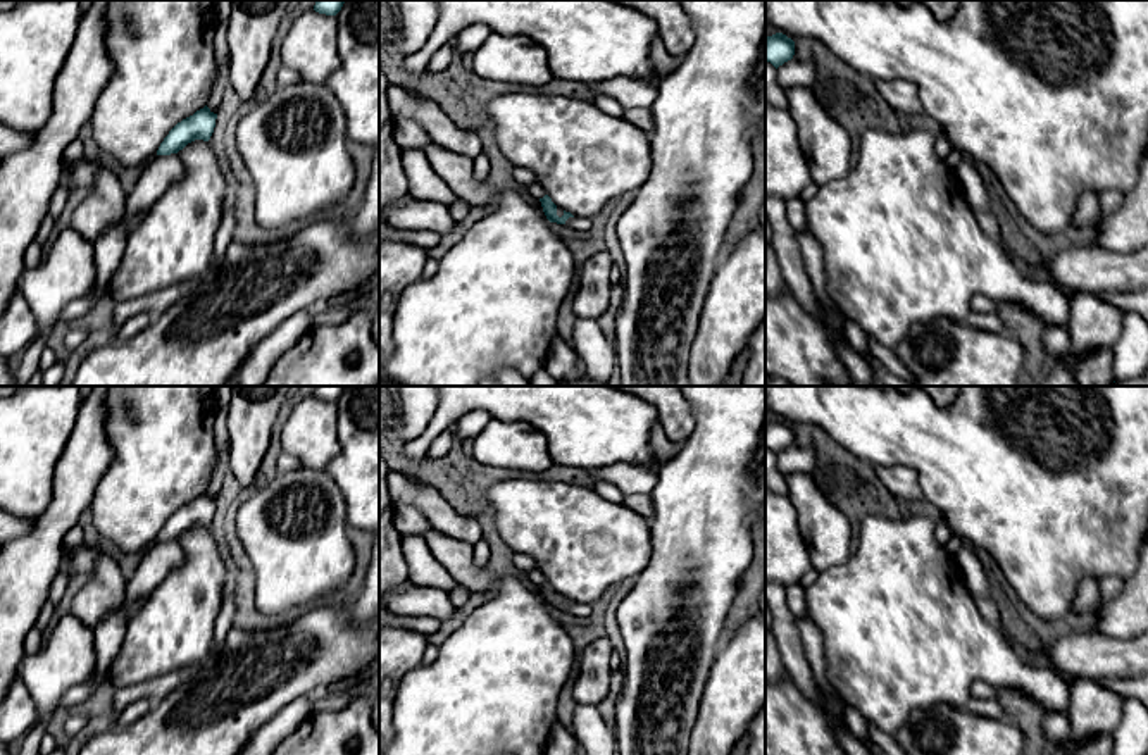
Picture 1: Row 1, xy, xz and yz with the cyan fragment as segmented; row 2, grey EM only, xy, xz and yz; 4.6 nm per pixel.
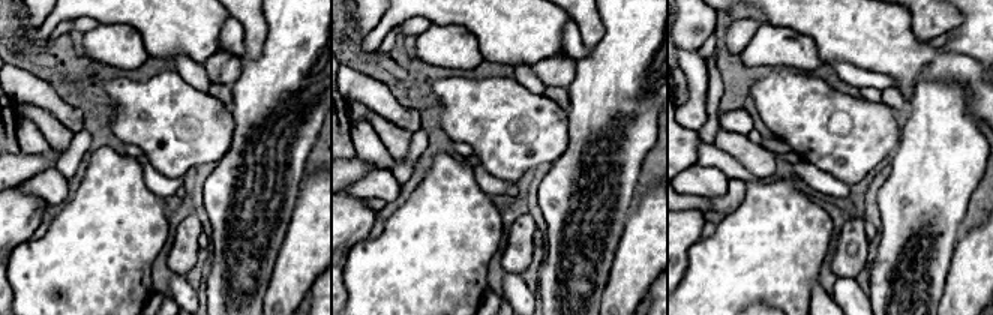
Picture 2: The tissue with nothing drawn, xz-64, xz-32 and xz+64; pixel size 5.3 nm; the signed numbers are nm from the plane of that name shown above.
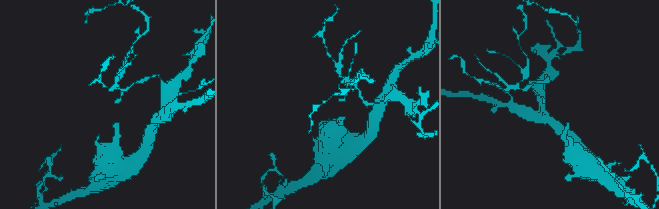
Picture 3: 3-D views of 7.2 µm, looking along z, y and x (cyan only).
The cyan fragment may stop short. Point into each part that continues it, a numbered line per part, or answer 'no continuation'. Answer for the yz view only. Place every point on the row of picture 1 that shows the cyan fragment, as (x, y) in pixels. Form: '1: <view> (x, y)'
no continuation

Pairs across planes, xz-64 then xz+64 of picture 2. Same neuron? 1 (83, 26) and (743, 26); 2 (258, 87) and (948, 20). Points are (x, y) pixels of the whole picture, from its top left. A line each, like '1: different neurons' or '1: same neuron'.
1: same neuron
2: different neurons

